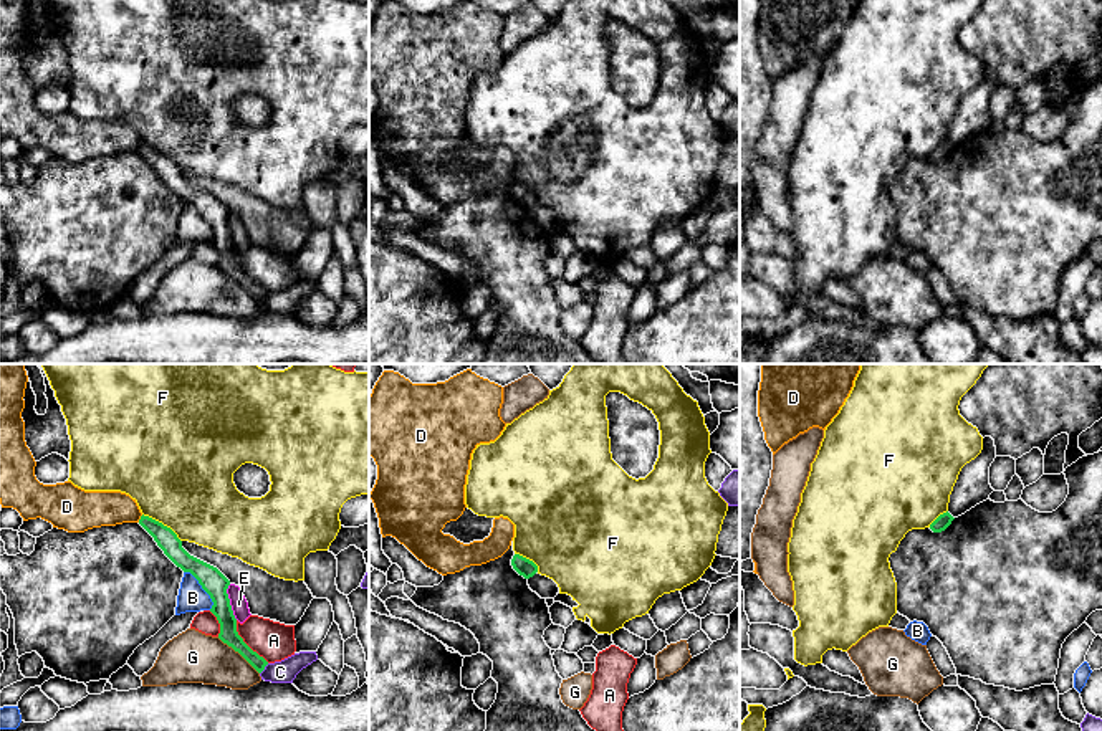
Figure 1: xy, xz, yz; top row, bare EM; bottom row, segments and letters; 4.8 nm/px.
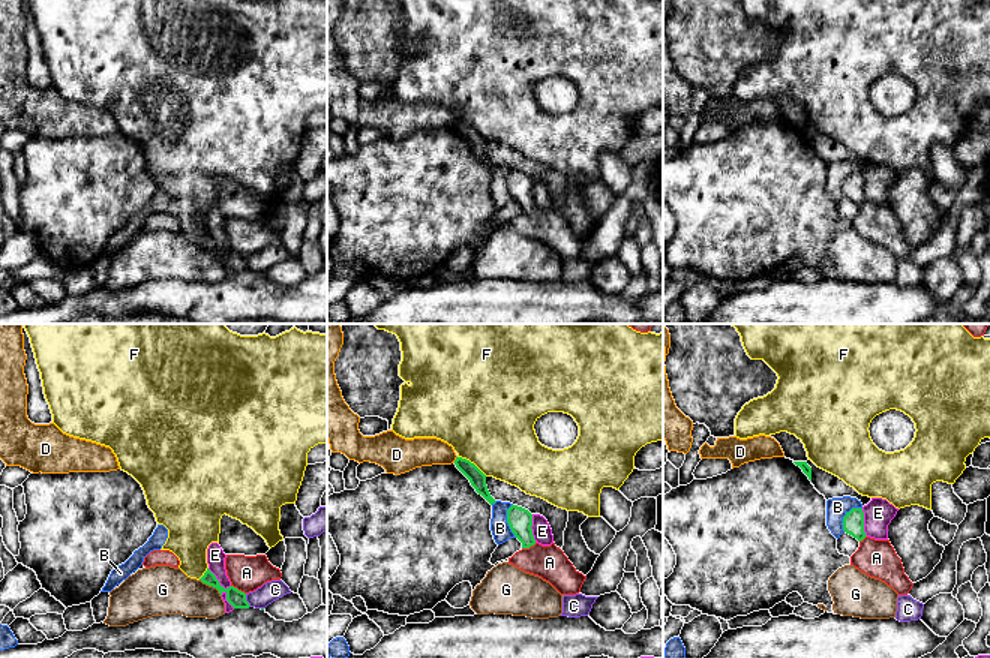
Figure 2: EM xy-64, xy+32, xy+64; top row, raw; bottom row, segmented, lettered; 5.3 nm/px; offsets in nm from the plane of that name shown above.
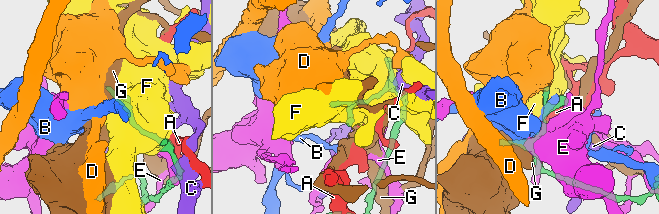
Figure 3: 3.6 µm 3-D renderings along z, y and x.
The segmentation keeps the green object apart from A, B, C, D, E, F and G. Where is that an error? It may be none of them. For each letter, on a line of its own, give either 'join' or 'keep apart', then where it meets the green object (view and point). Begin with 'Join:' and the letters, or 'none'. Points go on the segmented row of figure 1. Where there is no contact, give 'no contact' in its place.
Join: none
A: keep apart; contact xy (245, 644)
B: keep apart; contact xy (202, 587)
C: keep apart; contact xy (263, 668)
D: keep apart; contact xy (141, 518)
E: keep apart; contact xy (229, 602)
F: keep apart; contact xy (161, 523)
G: keep apart; contact xy (239, 652)

